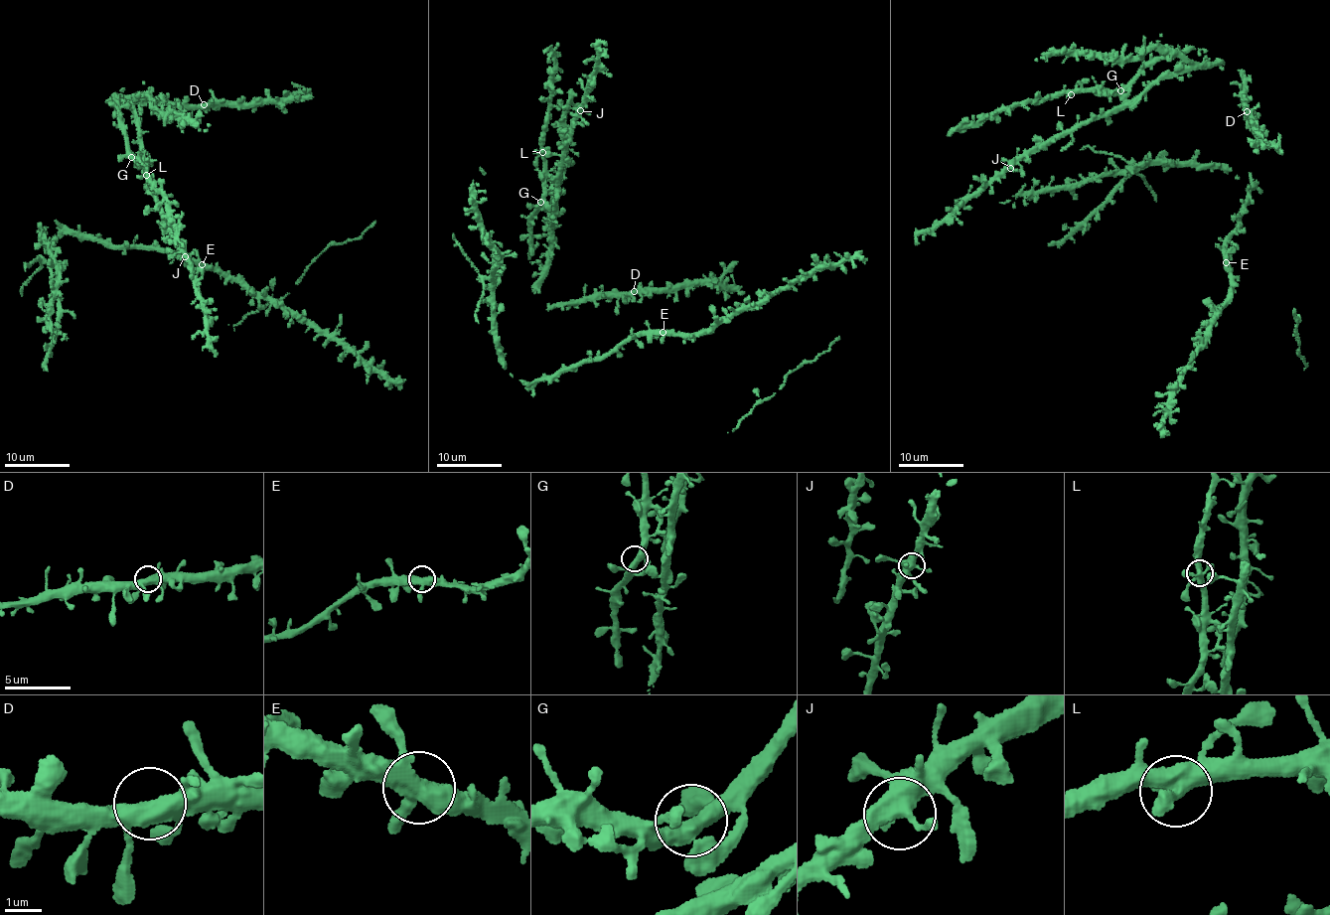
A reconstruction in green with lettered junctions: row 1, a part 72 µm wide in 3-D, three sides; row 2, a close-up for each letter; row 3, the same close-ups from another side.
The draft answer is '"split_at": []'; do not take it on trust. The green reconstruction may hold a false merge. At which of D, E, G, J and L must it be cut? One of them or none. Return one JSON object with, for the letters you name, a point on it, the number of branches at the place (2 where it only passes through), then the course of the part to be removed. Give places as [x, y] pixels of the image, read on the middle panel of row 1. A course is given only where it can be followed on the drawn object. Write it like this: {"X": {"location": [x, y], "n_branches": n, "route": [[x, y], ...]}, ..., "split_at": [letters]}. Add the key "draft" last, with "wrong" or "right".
{"split_at": [], "draft": "right"}

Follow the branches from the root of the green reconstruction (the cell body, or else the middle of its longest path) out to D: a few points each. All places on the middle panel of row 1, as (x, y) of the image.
D: (607, 297), (631, 295), (634, 291)

